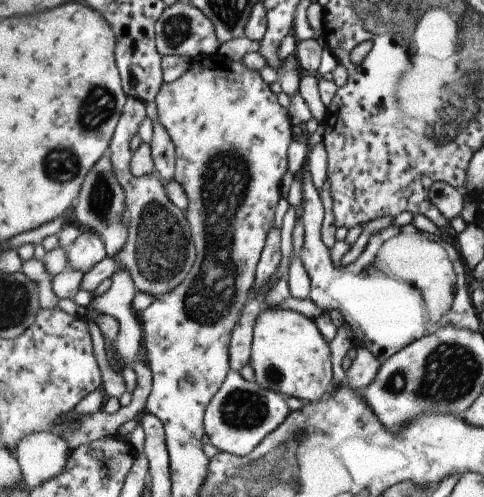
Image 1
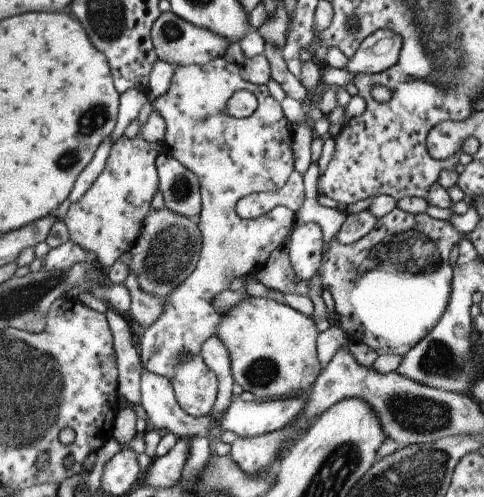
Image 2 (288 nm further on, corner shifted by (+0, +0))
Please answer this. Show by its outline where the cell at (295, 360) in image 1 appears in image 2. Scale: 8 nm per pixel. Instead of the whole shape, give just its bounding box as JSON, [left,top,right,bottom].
[213,298,321,400]

